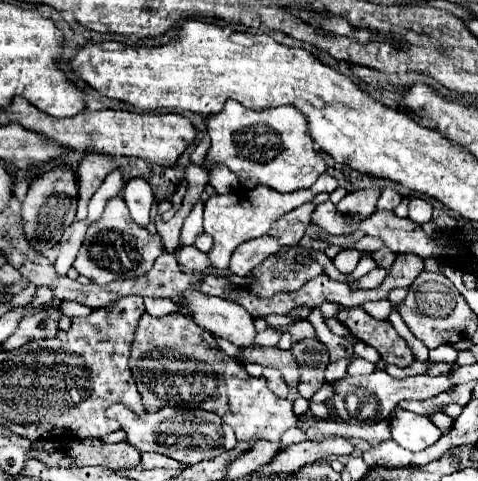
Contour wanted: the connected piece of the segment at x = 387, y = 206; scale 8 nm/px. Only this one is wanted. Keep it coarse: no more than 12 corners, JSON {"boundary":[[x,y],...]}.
{"boundary":[[385,188],[375,210],[393,210],[401,202],[395,190]]}

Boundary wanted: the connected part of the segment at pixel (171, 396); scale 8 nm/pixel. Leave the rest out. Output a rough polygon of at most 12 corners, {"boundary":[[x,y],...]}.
{"boundary":[[179,312],[141,316],[129,368],[147,412],[215,412],[279,442],[293,402]]}

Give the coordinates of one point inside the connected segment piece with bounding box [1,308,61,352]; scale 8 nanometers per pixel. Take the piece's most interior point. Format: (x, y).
(44, 324)

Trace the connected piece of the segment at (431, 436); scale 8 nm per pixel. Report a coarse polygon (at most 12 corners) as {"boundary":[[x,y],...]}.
{"boundary":[[401,408],[391,434],[411,452],[441,438],[431,418]]}

